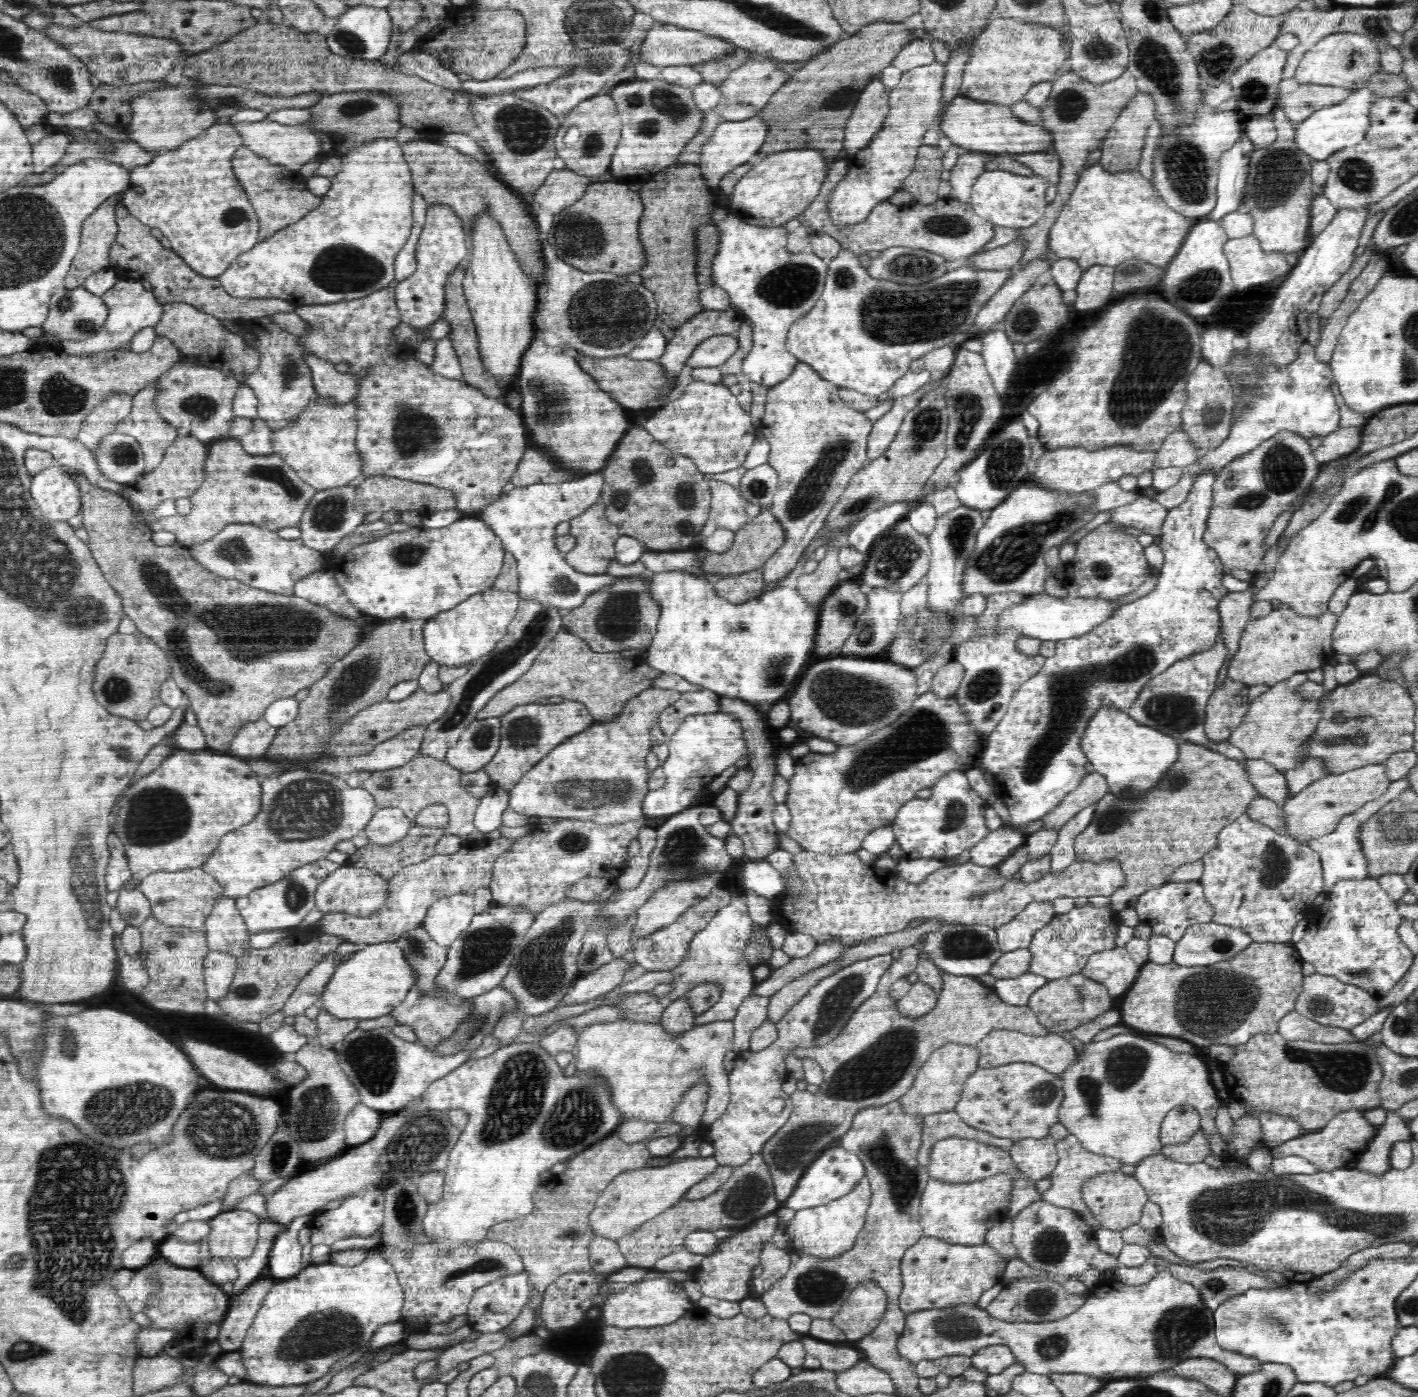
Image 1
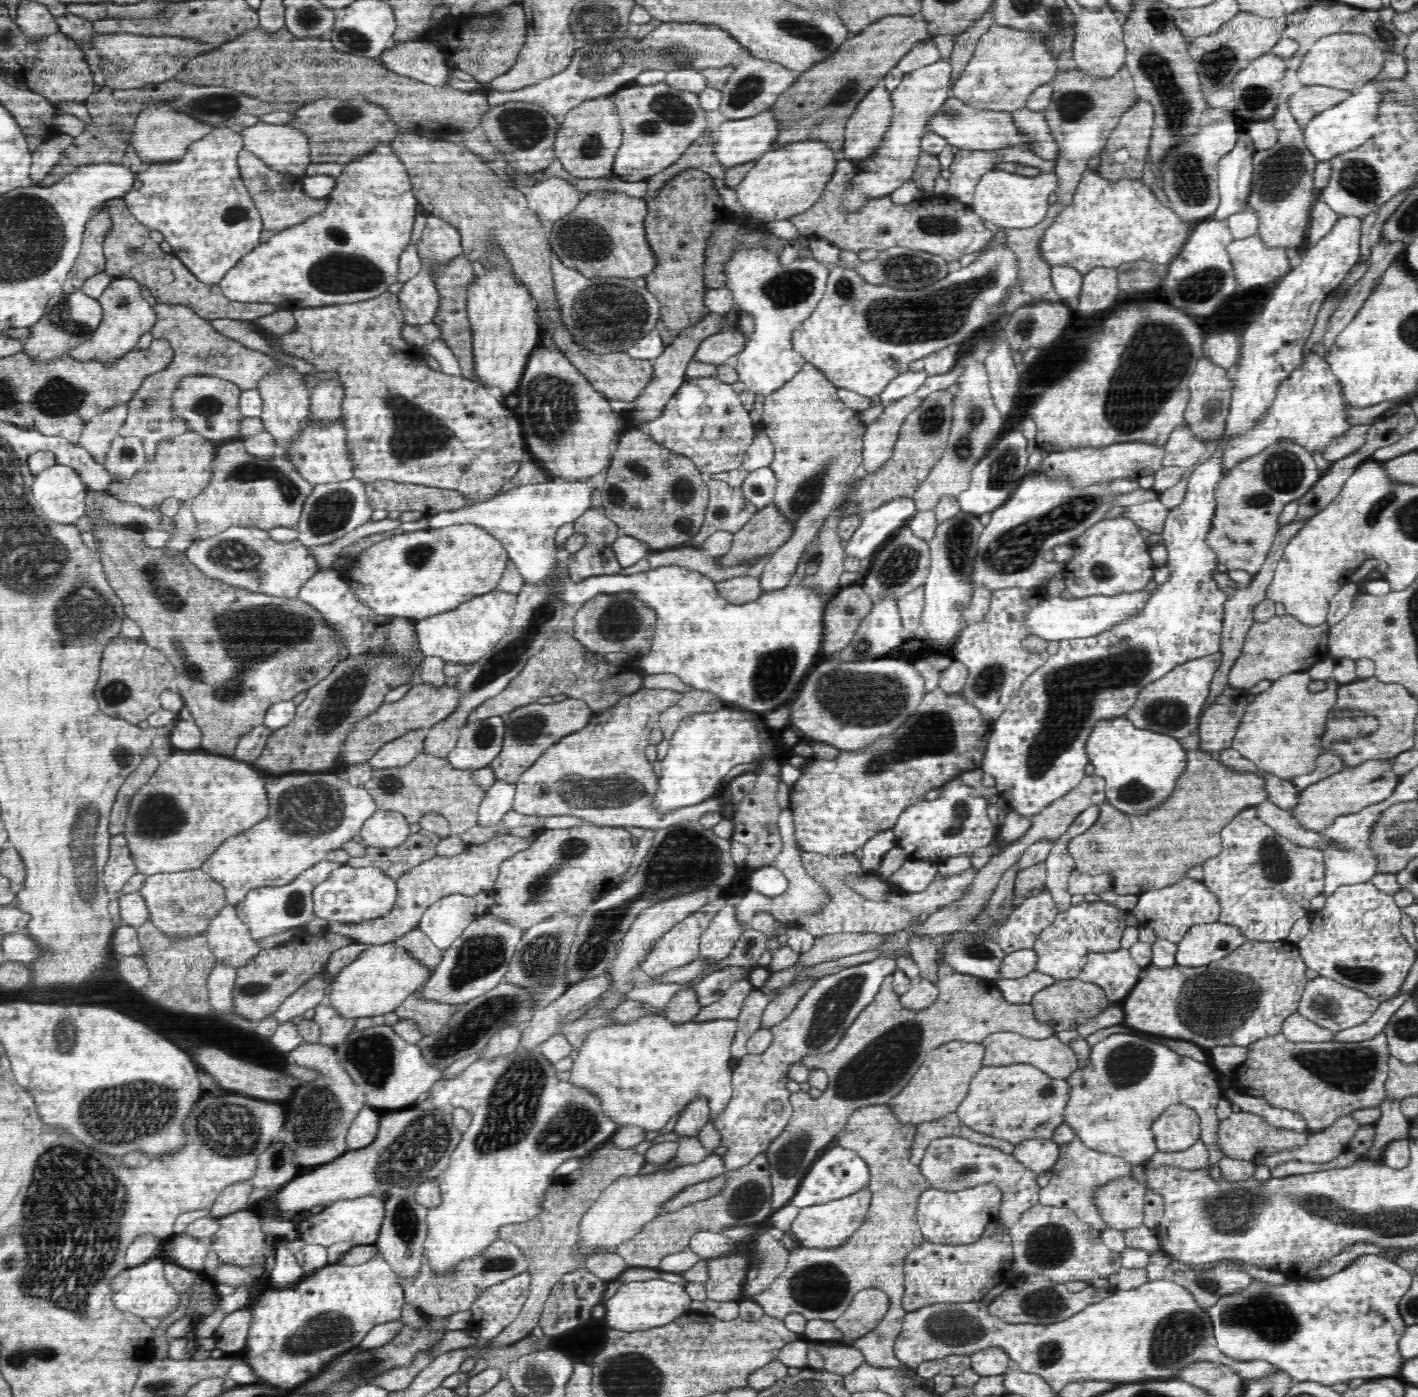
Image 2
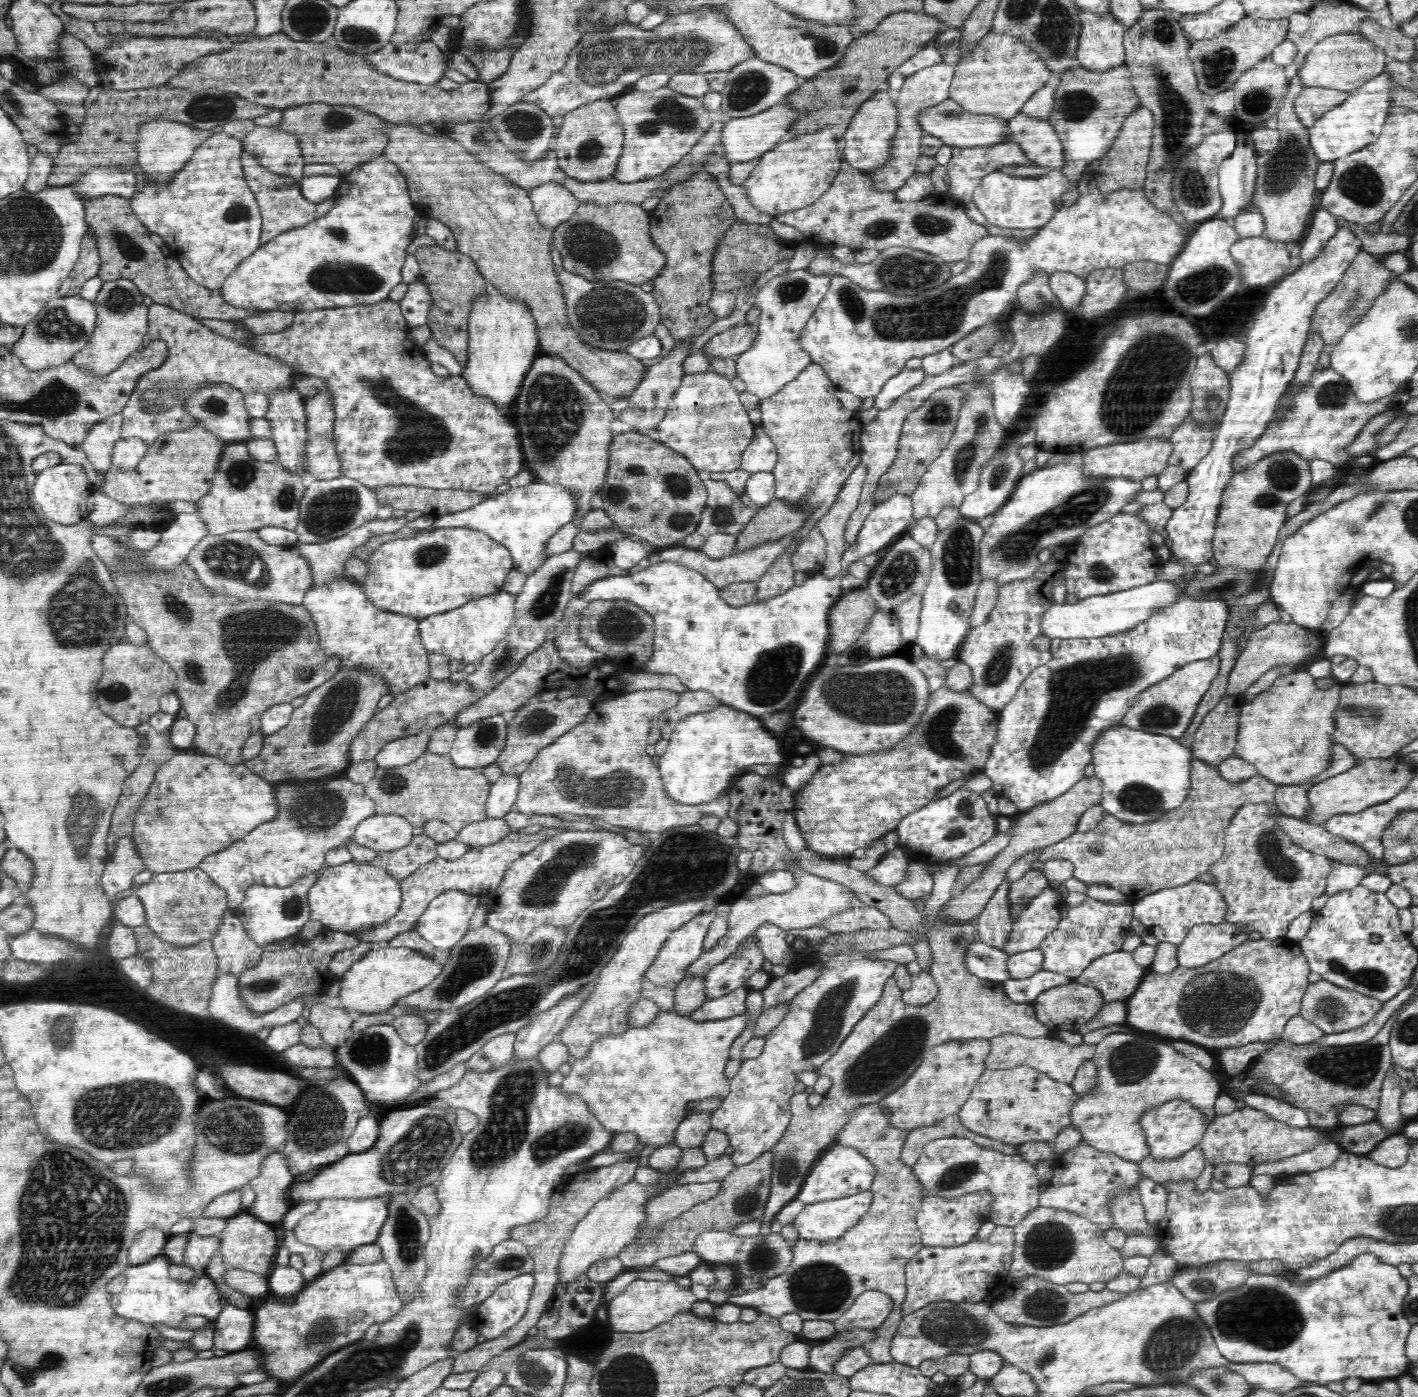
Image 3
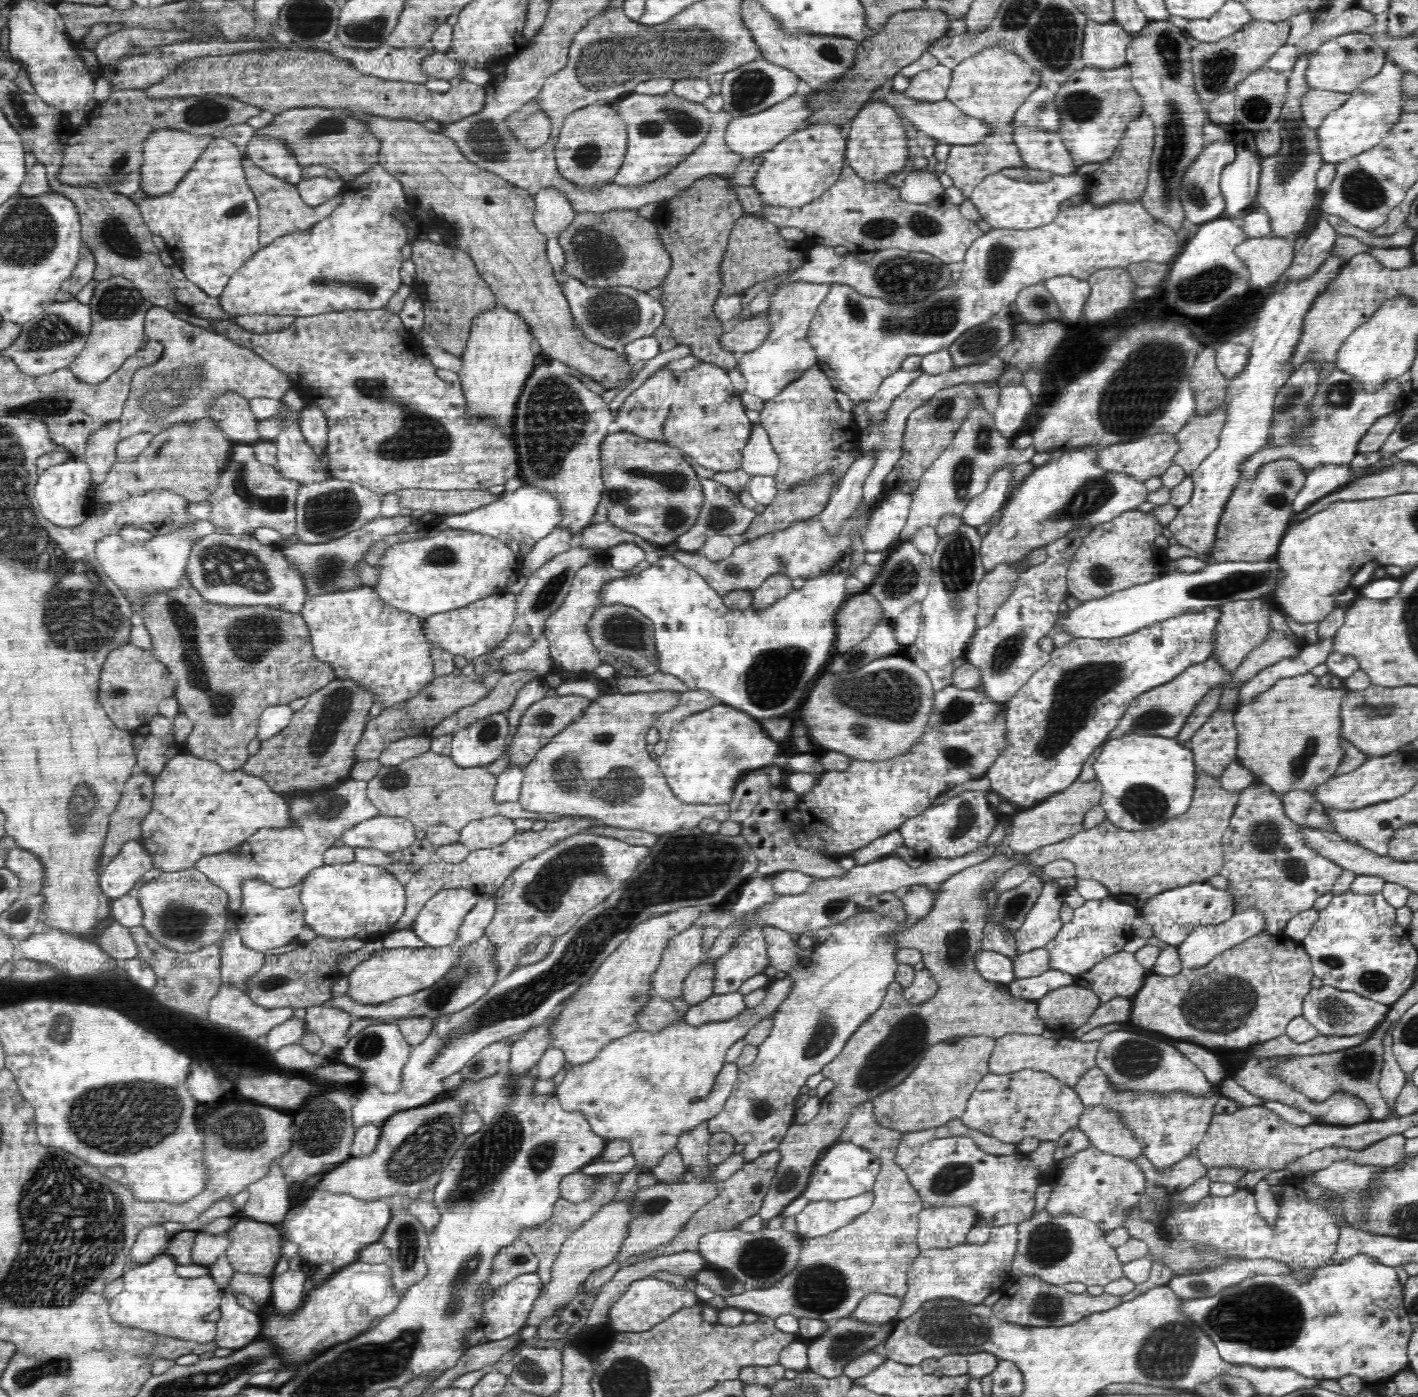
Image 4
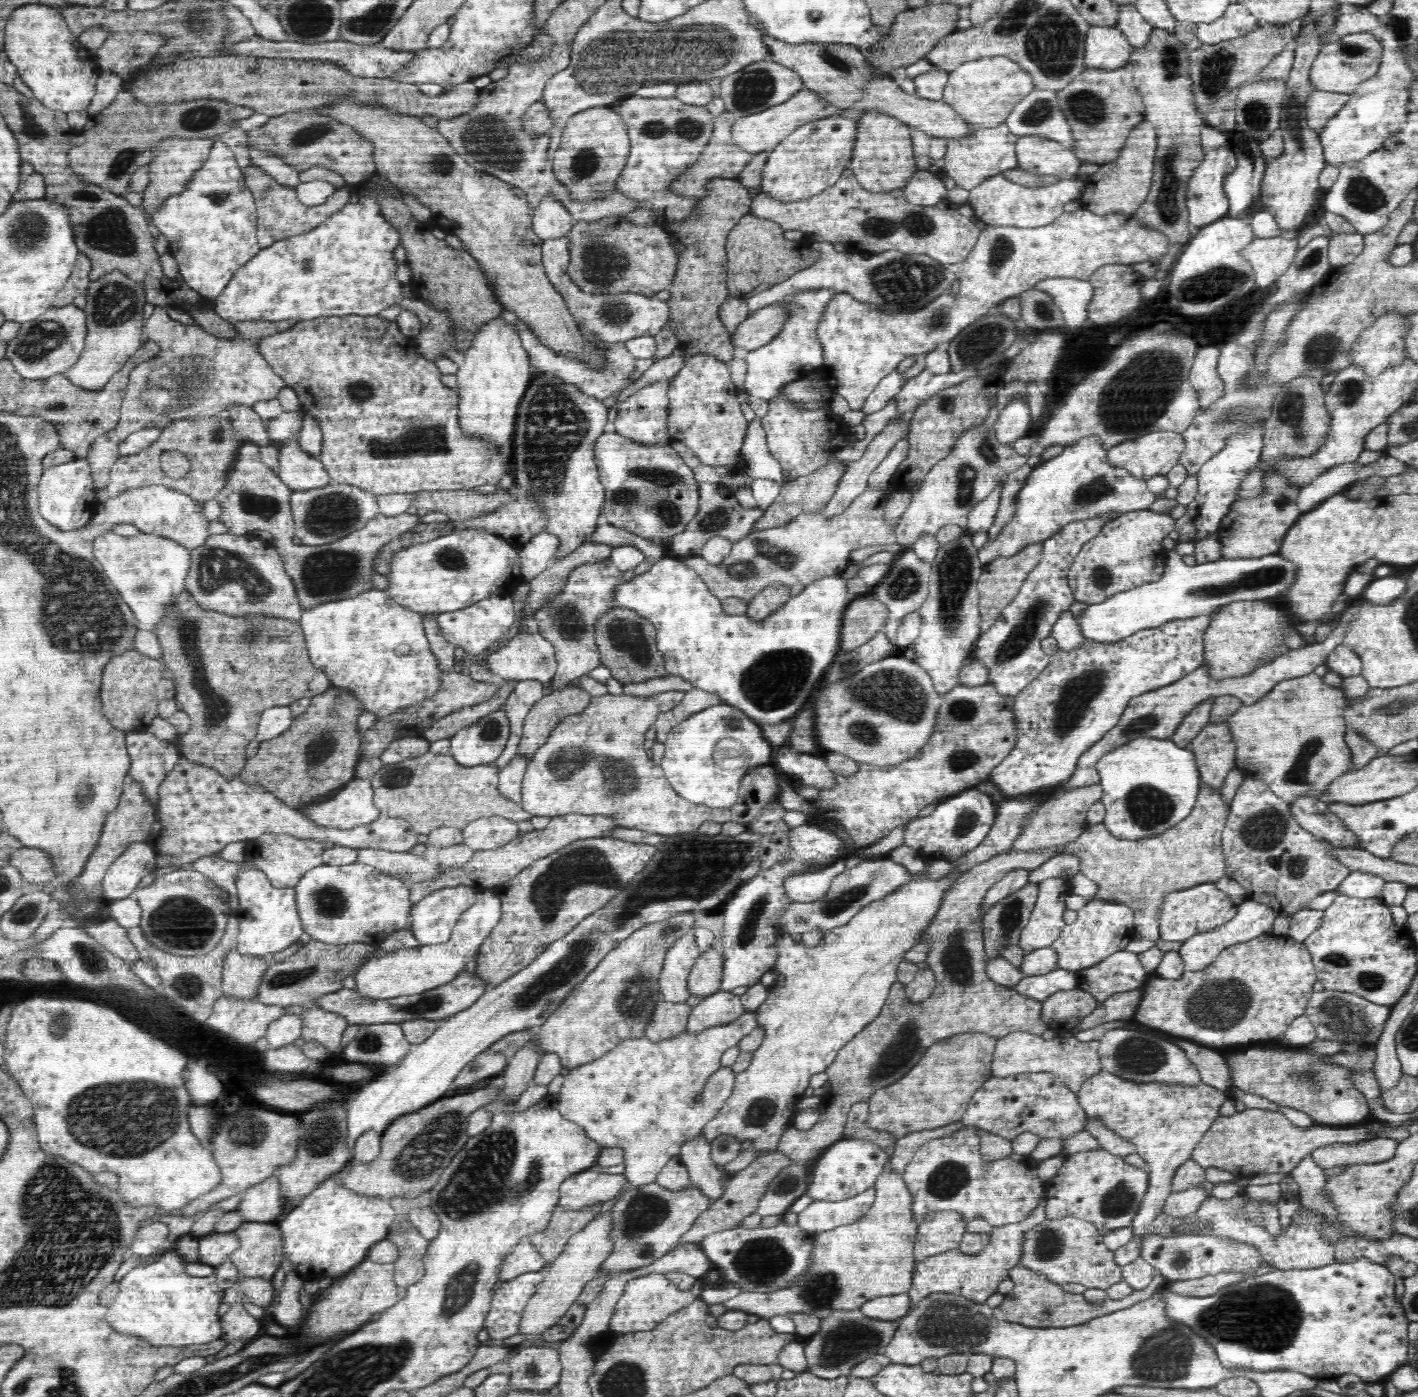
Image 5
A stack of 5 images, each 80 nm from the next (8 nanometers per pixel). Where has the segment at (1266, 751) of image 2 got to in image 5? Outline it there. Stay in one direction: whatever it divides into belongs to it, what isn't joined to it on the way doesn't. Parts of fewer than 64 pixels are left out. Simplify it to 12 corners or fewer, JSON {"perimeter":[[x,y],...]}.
{"perimeter":[[1314,672],[1227,721],[1235,767],[1289,803],[1352,771],[1341,688]]}

